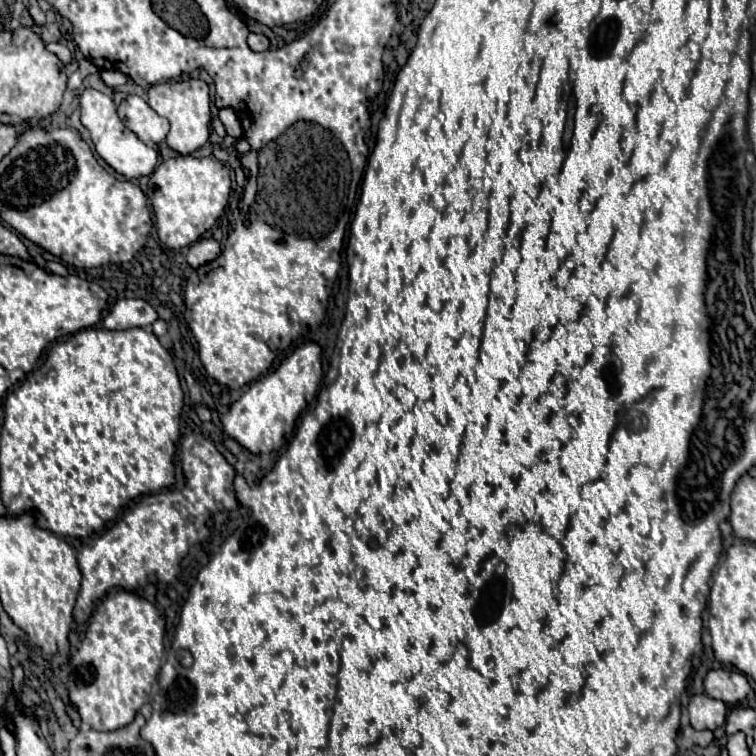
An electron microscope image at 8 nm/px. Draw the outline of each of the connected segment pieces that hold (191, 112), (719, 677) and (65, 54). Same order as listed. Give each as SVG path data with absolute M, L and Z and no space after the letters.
M183 80L183 82L165 82L155 84L149 88L149 106L159 114L165 116L171 124L171 130L167 134L167 144L179 154L193 154L201 146L209 142L211 136L211 96L209 86L199 80Z
M709 670L705 680L705 694L717 700L723 700L725 704L735 704L739 700L743 700L751 686L747 682L747 678L737 672L737 670Z
M59 42L46 43L47 50L53 52L62 62L70 63L74 54L69 49Z

